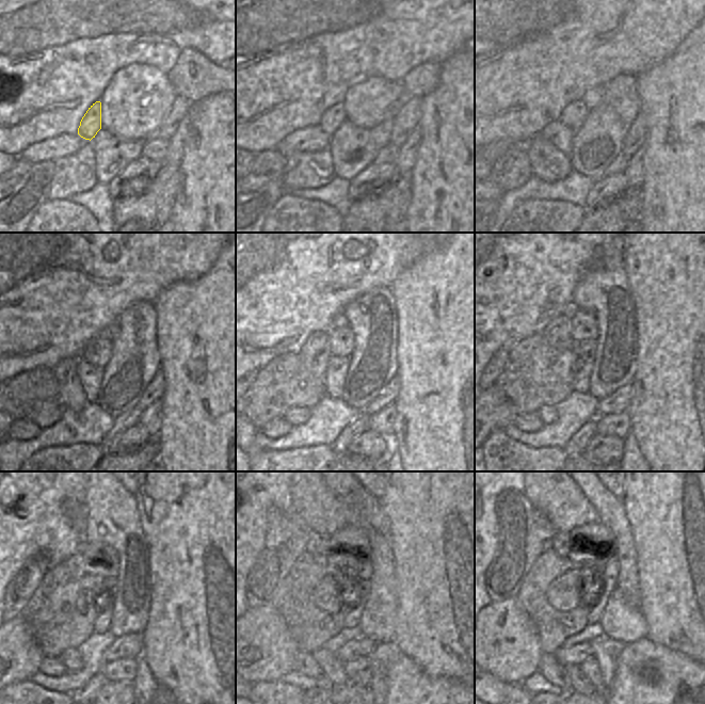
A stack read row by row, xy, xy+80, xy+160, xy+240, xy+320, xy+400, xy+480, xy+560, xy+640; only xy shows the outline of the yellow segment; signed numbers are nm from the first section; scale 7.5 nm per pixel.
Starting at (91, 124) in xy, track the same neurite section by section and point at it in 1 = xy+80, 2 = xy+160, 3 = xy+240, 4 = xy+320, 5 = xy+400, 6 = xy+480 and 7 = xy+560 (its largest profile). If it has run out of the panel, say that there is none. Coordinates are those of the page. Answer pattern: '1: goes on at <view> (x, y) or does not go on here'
1: goes on at xy+80 (333, 117)
2: goes on at xy+160 (574, 115)
3: goes on at xy+240 (98, 351)
4: goes on at xy+320 (341, 339)
5: goes on at xy+400 (583, 326)
6: goes on at xy+480 (103, 561)
7: goes on at xy+560 (348, 541)

